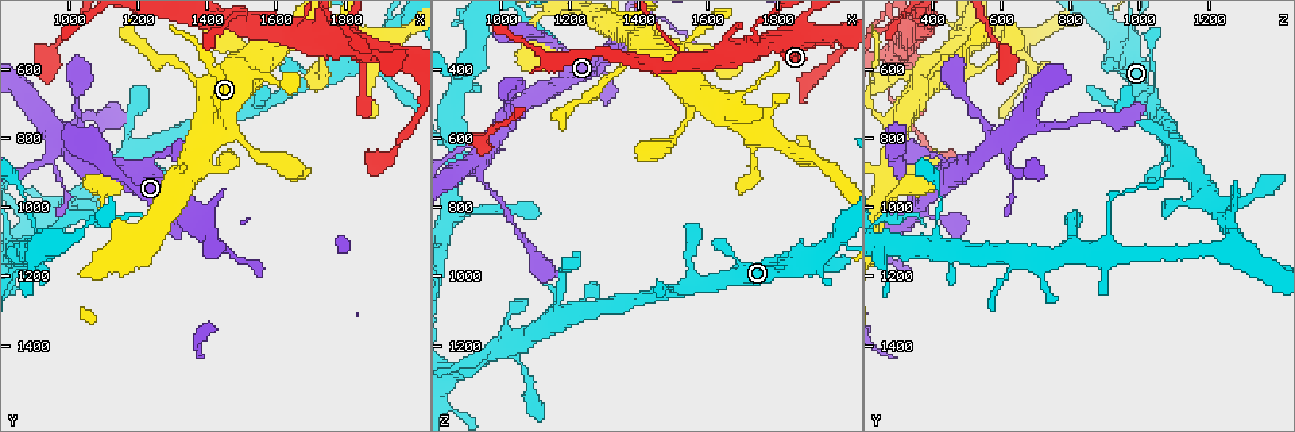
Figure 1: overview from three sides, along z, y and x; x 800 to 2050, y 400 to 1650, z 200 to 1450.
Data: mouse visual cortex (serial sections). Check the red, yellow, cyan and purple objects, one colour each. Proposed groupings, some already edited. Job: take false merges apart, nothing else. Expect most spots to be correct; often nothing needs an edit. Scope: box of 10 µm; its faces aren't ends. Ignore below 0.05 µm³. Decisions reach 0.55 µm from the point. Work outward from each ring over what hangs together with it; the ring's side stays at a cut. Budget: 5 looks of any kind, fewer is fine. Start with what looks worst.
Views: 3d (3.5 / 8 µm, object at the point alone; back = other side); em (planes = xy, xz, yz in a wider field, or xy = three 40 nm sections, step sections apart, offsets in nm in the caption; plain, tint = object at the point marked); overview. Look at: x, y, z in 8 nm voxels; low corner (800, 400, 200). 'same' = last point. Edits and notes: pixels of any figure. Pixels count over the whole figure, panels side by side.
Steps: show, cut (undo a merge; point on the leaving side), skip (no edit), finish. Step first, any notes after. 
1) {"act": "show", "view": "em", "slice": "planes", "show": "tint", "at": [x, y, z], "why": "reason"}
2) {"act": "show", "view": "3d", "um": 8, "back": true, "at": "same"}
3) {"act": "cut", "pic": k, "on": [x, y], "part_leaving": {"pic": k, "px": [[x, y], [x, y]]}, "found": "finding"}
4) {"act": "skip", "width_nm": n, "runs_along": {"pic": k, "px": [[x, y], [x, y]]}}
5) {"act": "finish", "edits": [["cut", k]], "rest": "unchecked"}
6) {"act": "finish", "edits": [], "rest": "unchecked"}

{"act": "show", "view": "3d", "um": 3.5, "at": [990, 820, 570], "why": "sudden change in width"}

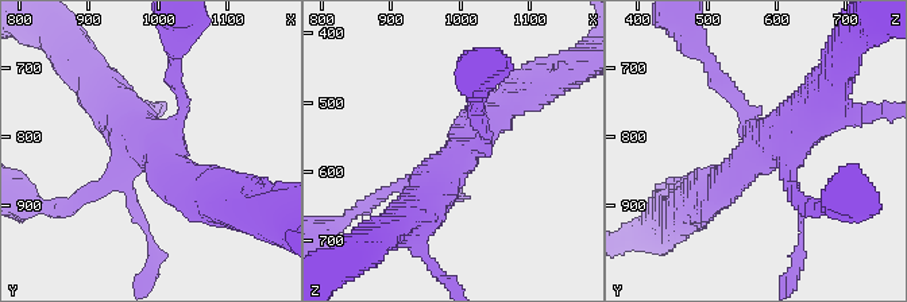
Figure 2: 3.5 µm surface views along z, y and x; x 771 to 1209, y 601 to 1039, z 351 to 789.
{"act": "show", "view": "em", "slice": "planes", "show": "plain", "at": [1000, 820, 575], "why": "shape alone is not enough"}

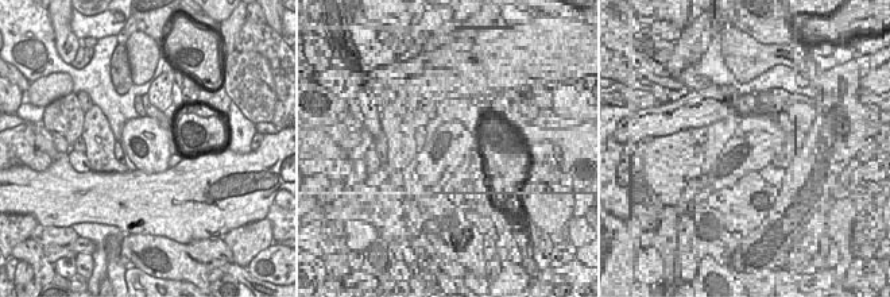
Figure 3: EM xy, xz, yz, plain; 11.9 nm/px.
{"act": "show", "view": "em", "slice": "planes", "show": "tint", "at": "same", "why": "where the object lies"}

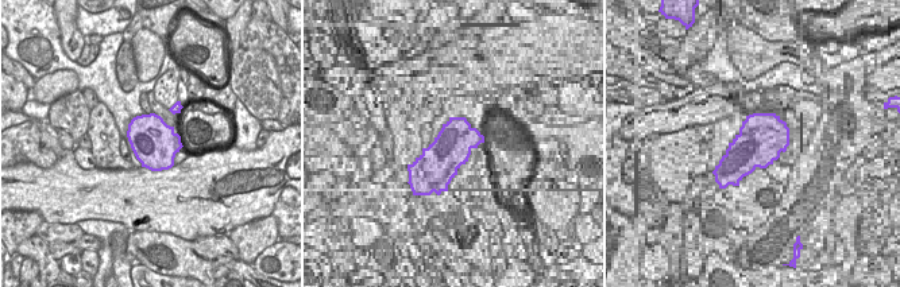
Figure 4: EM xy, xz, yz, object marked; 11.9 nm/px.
{"act": "skip", "runs_along": {"pic": 2, "px": [[514, 97], [477, 128], [419, 215]]}, "found": "all the same cell"}

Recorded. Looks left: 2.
{"act": "show", "view": "3d", "um": 3.5, "at": [1910, 490, 970], "why": "calibre changes"}

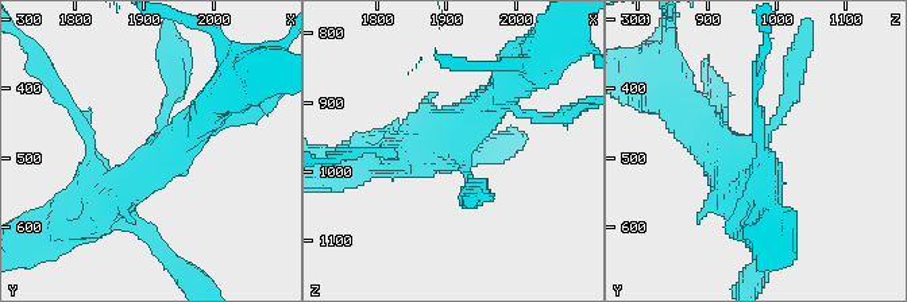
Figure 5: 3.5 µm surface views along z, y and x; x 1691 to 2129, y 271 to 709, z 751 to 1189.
{"act": "show", "view": "em", "slice": "planes", "show": "tint", "at": [1915, 485, 970]}

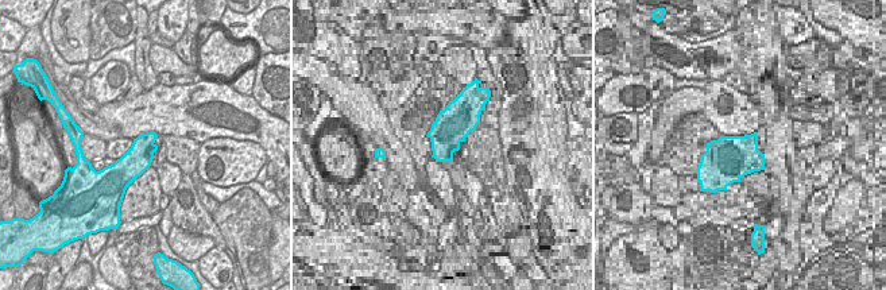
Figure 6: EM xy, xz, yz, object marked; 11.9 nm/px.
{"act": "skip", "width_nm": 320, "runs_along": {"pic": 5, "px": [[99, 202], [145, 169], [182, 91]]}, "found": "all the same cell"}

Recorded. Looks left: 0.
{"act": "finish", "edits": [], "rest": "unchecked"}

